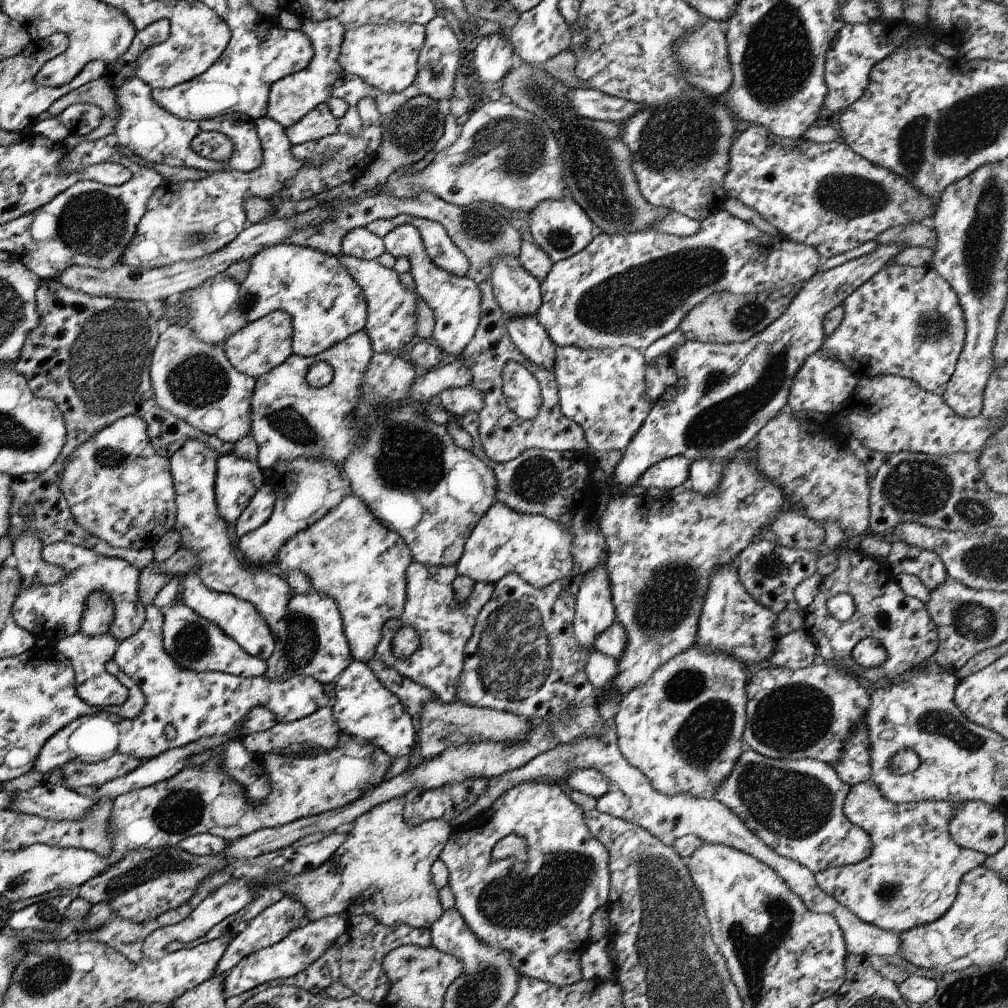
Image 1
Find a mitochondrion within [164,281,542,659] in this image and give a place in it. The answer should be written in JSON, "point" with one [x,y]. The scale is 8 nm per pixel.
{"point":[409,459]}

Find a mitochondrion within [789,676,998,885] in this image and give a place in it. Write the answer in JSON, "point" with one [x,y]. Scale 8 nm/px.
{"point":[938,722]}

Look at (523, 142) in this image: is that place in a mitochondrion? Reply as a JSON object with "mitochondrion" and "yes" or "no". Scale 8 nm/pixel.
{"mitochondrion":"yes"}

